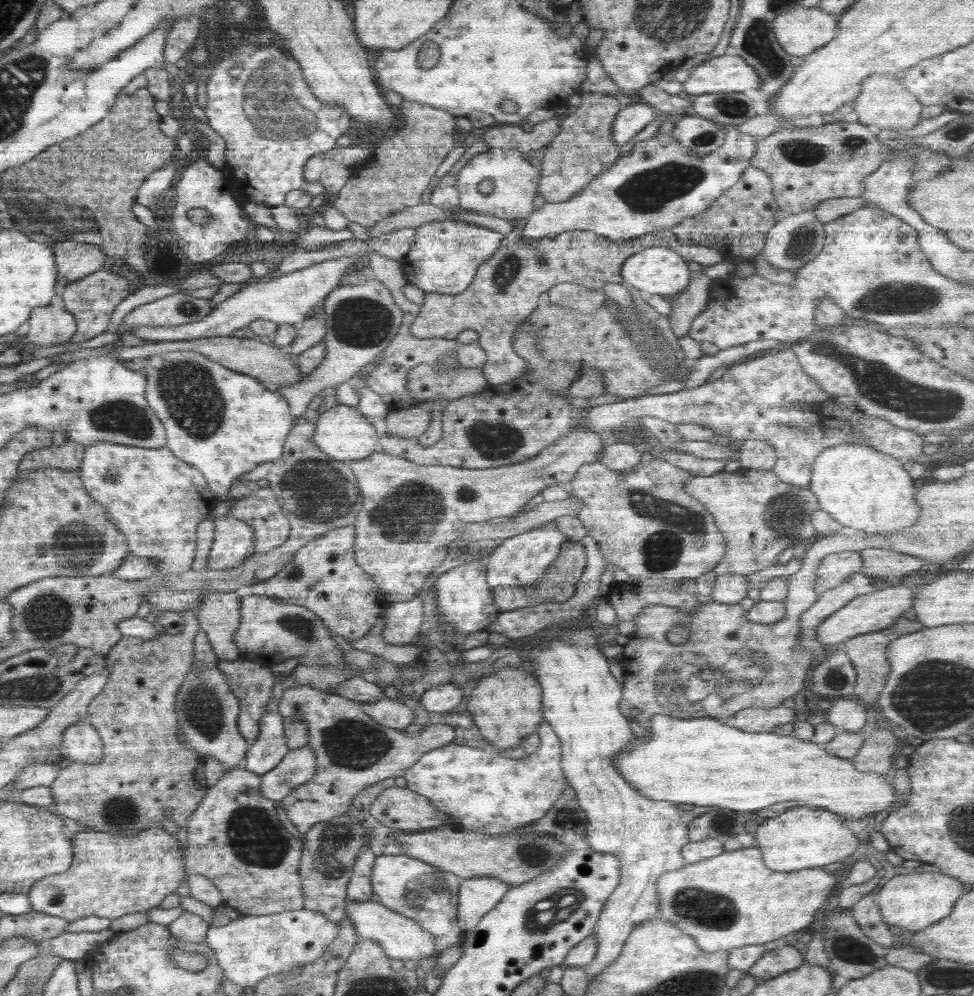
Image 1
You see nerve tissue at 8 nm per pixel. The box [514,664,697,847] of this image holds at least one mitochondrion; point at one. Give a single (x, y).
(566, 819)

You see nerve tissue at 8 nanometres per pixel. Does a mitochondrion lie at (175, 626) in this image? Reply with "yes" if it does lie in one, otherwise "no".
no

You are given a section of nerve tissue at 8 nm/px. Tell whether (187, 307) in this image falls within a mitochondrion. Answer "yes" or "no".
yes

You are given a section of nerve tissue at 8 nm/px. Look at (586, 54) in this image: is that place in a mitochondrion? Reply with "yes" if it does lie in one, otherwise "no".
no

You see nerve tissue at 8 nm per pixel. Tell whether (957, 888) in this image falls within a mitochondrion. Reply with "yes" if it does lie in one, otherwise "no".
no

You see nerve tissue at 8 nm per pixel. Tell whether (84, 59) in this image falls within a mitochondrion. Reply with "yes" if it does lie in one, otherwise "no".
no

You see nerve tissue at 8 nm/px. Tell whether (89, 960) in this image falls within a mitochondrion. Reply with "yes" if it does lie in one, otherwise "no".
no

